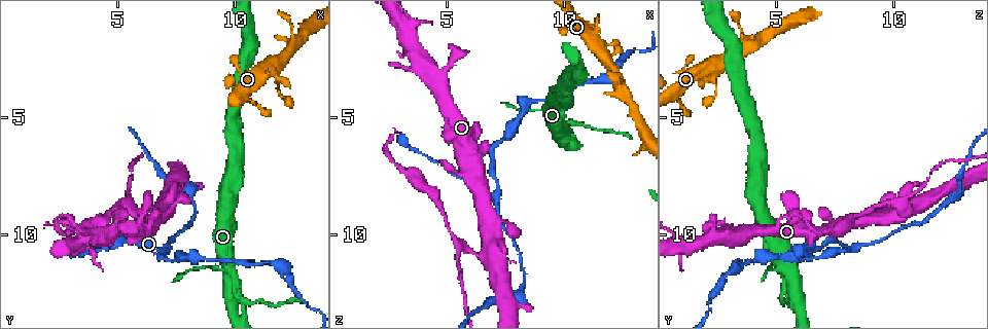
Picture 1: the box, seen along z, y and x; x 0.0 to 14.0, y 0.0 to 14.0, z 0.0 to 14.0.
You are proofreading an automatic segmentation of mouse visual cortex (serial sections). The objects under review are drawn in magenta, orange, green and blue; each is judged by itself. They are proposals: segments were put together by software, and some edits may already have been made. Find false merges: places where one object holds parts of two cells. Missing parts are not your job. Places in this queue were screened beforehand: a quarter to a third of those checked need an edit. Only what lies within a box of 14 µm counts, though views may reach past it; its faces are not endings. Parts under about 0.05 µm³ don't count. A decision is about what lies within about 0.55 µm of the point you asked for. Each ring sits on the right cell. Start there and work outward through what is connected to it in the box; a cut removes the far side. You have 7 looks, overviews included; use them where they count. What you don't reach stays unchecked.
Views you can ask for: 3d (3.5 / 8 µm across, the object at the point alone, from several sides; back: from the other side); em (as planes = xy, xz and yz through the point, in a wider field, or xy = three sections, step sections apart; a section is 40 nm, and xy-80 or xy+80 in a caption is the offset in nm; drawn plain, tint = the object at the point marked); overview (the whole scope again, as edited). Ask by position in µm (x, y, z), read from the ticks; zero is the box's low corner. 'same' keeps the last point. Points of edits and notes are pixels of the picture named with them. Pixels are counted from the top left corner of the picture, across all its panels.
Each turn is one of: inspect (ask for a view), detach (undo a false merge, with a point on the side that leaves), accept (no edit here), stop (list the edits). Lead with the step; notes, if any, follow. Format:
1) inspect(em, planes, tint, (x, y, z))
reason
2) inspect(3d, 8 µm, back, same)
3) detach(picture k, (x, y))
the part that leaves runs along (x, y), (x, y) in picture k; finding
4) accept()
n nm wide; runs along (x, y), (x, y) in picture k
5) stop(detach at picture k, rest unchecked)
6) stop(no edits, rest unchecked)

inspect(3d, 3.5 µm, (7.1, 10.6, 8.3))
abrupt turn

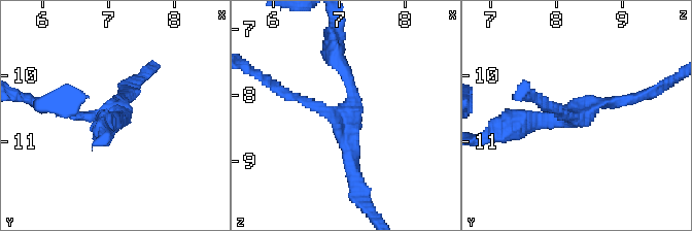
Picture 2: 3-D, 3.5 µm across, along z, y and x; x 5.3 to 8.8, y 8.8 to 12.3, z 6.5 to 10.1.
inspect(em, xy, step 5, tint, (7.15, 10.60, 8.25))
3 arms; arms of 100, 200, 250 nm

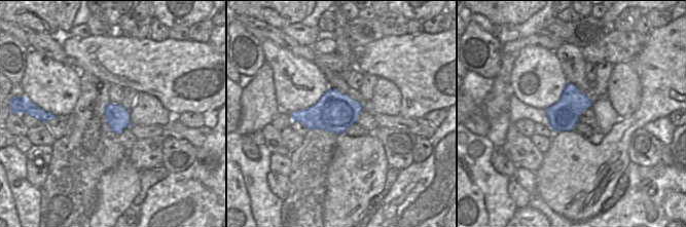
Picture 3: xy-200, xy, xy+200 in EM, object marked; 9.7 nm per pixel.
accept()
400 nm wide; runs along (516, 127), (636, 98) in picture 2; all the same cell

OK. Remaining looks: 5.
inspect(3d, 3.5 µm, back, (7.2, 11.1, 6.0))
abrupt turn

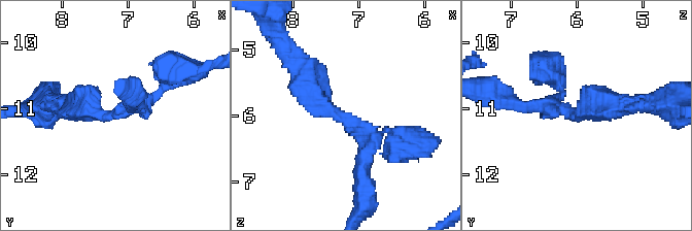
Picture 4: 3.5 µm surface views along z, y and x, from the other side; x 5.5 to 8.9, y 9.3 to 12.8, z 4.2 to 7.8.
inspect(em, xy, step 3, tint, (7.20, 11.10, 6.10))
arms of 150, 350 nm

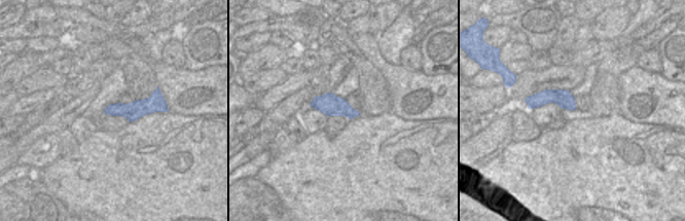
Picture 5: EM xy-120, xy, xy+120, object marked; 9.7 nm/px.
accept()
runs along (398, 132), (338, 117), (300, 71) in picture 4; continuous, no second cell

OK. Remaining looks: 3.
inspect(3d, 3.5 µm, (9.5, 11.3, 5.2))
thin arm on a thick one

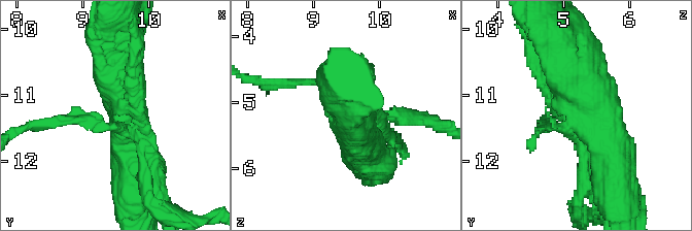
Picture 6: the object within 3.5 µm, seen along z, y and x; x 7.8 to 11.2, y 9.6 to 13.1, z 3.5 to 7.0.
detach(picture 6, (92, 116))
two cells meet here

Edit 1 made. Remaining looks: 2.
stop(detach at picture 6, rest unchecked)

